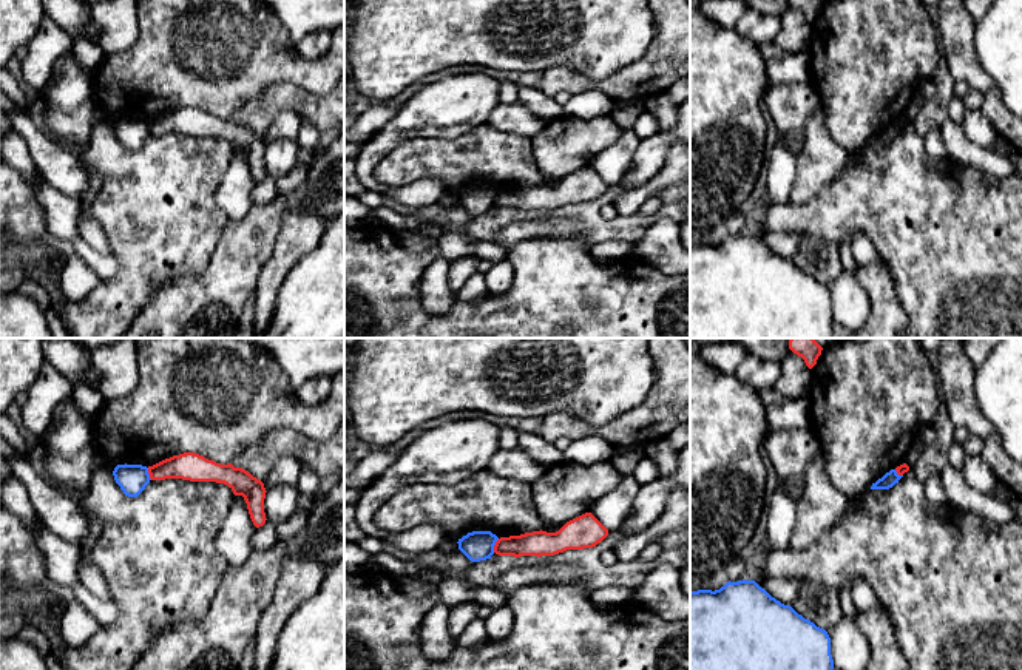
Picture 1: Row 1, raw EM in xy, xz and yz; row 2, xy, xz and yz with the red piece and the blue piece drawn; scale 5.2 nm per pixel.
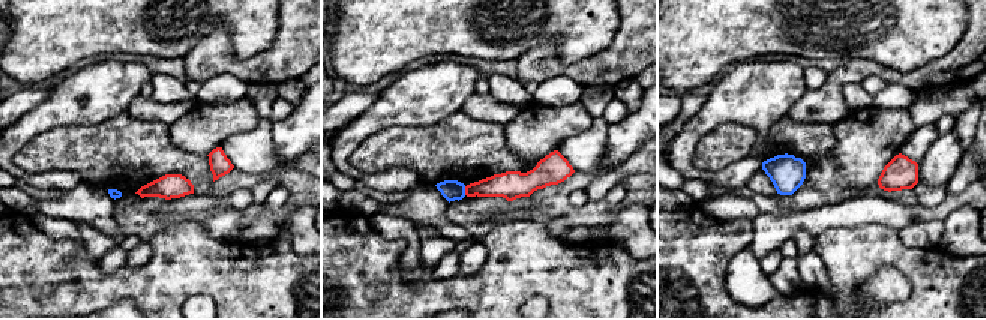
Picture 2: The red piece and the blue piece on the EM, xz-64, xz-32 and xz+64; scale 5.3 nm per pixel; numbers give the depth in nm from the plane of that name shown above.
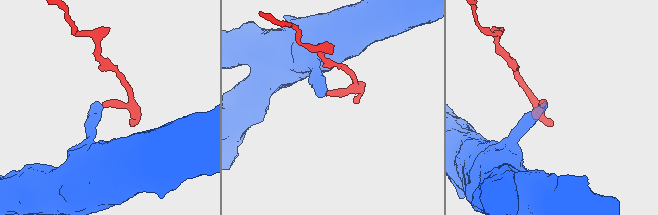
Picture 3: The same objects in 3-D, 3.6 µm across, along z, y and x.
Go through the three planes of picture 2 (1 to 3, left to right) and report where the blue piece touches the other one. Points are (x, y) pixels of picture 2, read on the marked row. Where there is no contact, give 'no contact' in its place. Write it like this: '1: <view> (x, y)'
1: no contact
2: xz-32 (465, 191)
3: no contact

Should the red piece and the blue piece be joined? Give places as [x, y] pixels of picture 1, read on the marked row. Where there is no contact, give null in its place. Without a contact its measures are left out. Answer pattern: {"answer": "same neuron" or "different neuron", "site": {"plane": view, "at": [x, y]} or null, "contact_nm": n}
{"answer": "different neuron", "site": {"plane": "xz", "at": [494, 545]}, "contact_nm": 80}

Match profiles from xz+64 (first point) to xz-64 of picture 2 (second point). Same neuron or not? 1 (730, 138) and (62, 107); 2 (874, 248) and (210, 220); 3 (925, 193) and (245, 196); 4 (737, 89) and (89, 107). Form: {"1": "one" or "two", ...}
{"1": "two", "2": "two", "3": "two", "4": "one"}

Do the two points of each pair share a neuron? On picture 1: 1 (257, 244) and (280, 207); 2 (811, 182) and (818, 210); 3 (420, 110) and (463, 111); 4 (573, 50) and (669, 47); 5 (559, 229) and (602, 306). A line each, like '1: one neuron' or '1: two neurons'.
1: one neuron
2: two neurons
3: one neuron
4: two neurons
5: two neurons

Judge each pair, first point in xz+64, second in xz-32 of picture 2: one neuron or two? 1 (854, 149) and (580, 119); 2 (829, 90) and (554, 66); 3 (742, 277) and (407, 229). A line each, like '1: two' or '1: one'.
1: one
2: one
3: one

